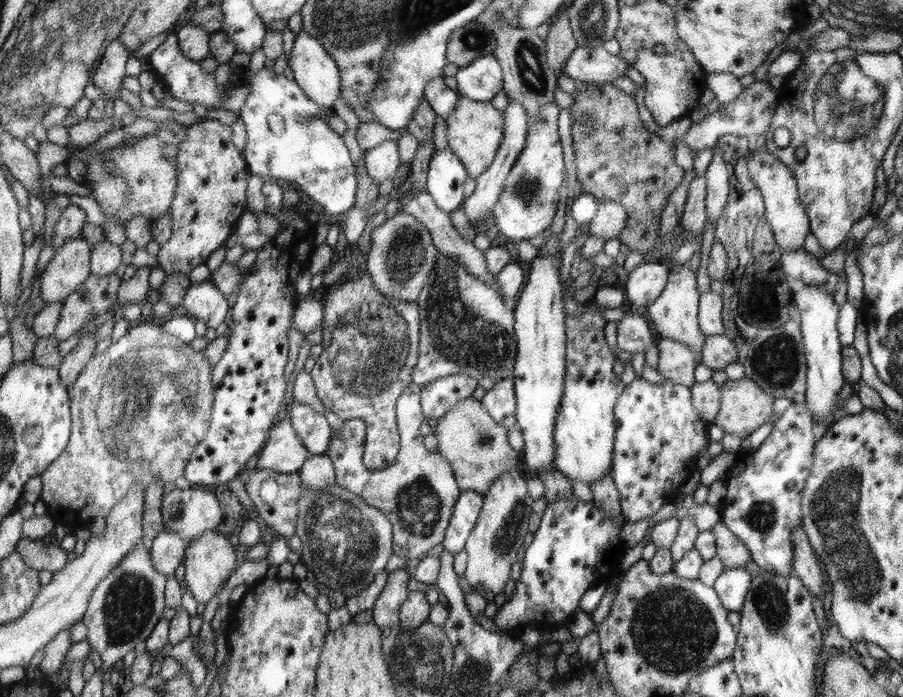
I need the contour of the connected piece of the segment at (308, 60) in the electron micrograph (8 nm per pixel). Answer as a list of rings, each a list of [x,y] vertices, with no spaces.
[[[302,29],[295,38],[288,62],[294,80],[316,104],[334,106],[340,94],[340,77],[335,58],[317,37]]]

